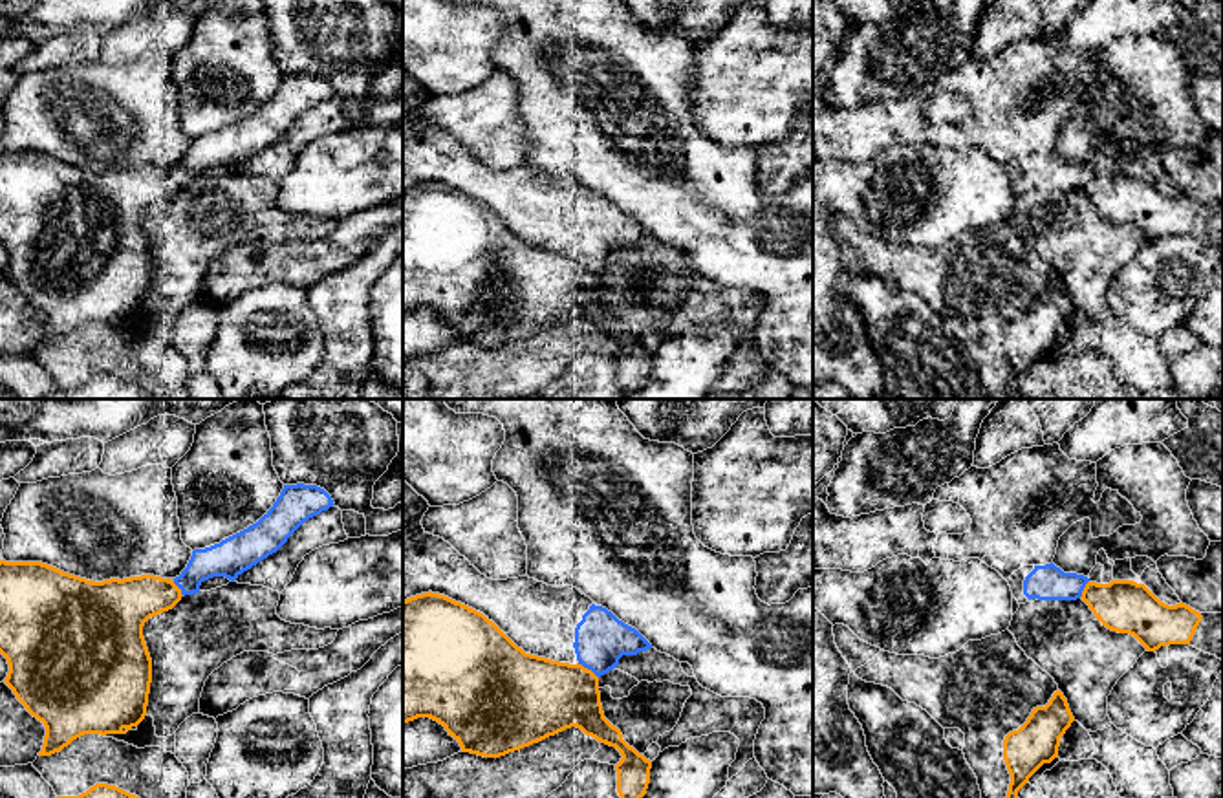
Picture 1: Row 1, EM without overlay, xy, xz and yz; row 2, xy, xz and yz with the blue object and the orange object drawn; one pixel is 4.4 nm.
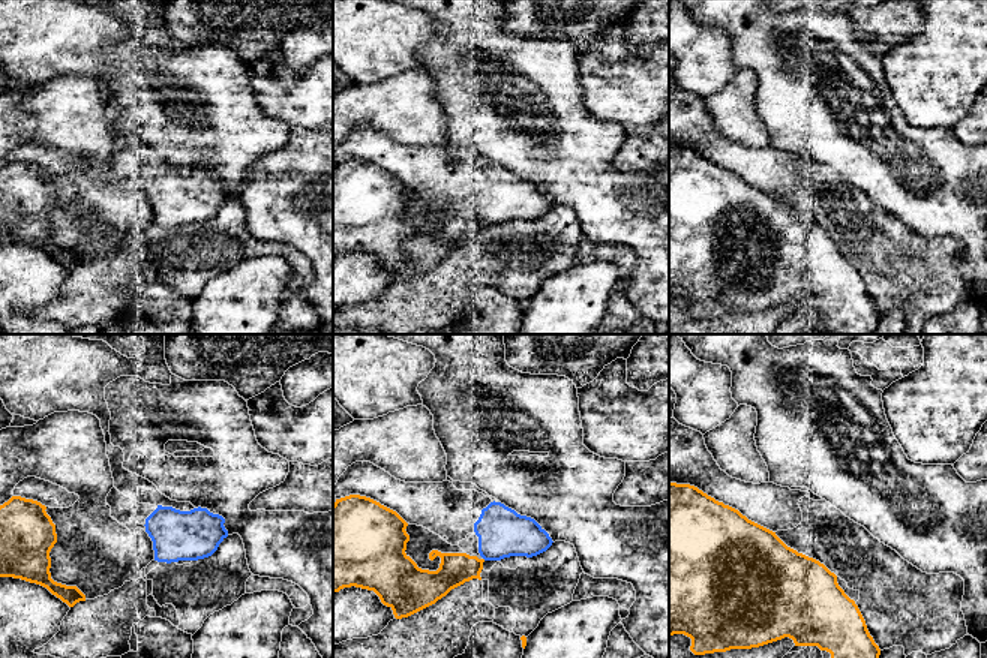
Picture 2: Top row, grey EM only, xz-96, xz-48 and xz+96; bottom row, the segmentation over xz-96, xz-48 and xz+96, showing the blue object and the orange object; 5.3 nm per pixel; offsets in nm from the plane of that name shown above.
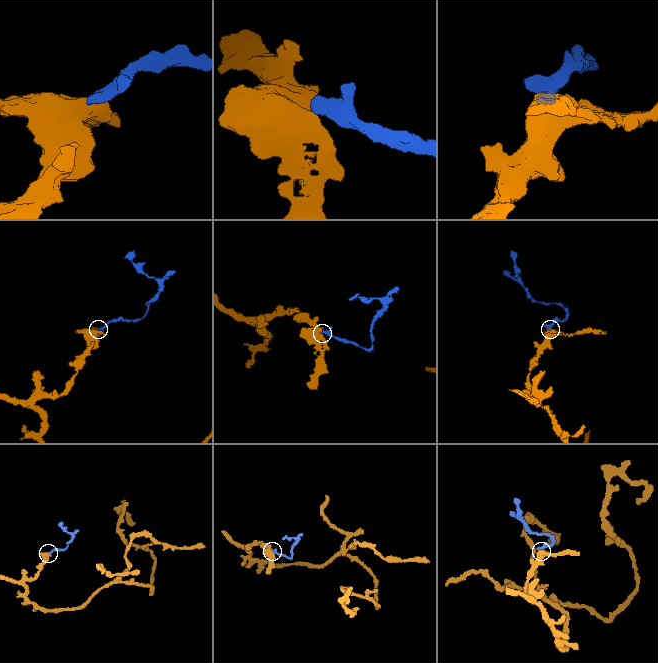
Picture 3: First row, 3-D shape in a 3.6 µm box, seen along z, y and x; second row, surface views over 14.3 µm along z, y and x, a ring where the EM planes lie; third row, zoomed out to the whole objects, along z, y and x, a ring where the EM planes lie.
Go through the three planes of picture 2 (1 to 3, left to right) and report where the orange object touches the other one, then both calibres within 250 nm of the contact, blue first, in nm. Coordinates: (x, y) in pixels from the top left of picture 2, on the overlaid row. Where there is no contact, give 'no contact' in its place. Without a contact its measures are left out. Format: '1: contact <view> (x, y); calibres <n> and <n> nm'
1: no contact
2: no contact
3: no contact

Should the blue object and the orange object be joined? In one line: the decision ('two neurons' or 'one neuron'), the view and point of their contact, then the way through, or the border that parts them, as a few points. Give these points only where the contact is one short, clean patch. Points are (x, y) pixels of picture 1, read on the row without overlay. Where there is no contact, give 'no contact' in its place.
one neuron; meets blue in xz at (588, 258)

